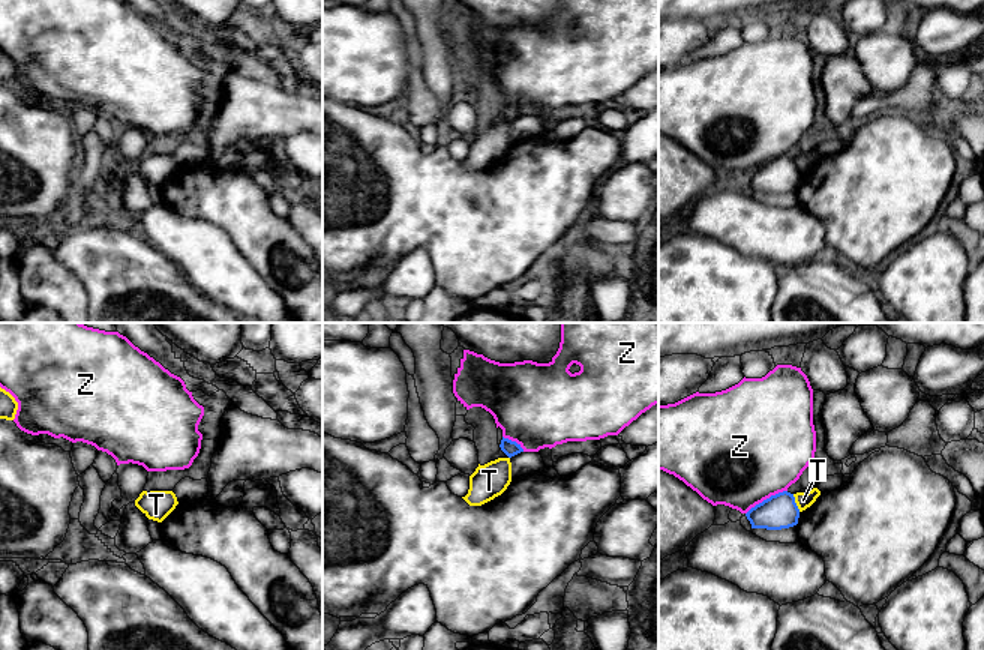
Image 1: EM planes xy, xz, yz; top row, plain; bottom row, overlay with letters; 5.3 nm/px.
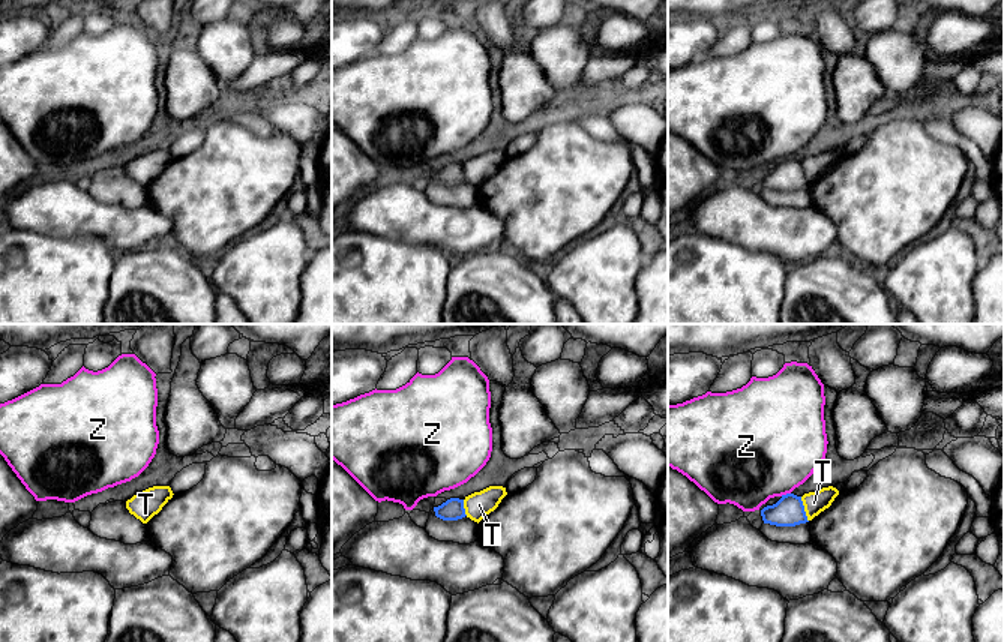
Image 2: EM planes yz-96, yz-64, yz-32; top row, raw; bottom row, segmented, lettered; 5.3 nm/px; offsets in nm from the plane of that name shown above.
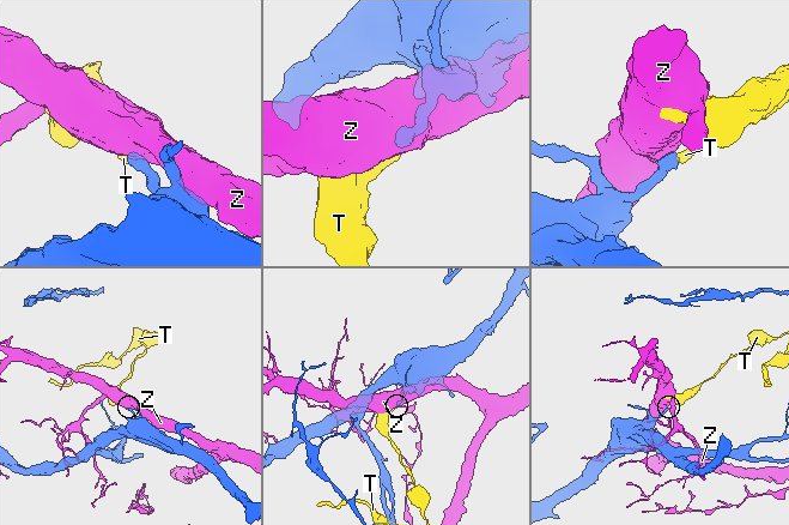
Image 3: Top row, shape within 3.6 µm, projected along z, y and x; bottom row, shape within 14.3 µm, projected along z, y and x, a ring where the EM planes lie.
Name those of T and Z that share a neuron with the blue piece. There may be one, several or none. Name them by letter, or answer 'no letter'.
no letter

